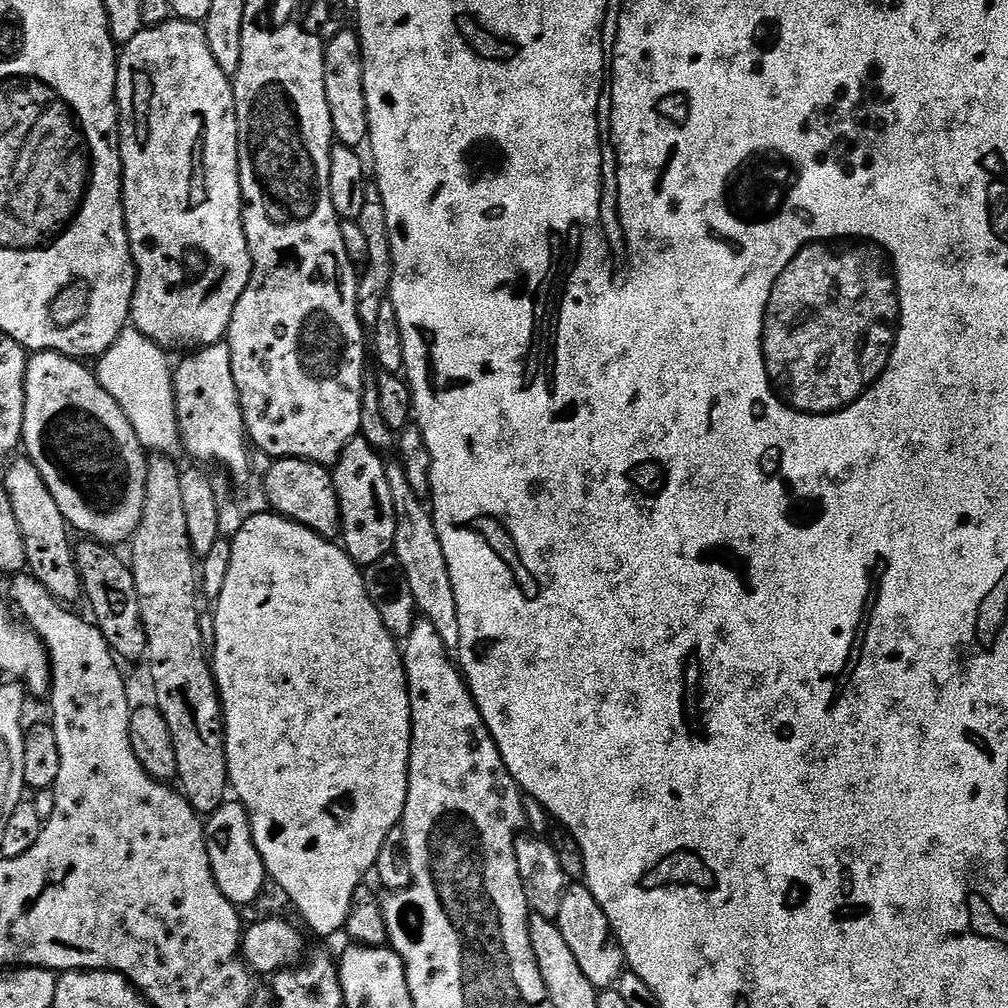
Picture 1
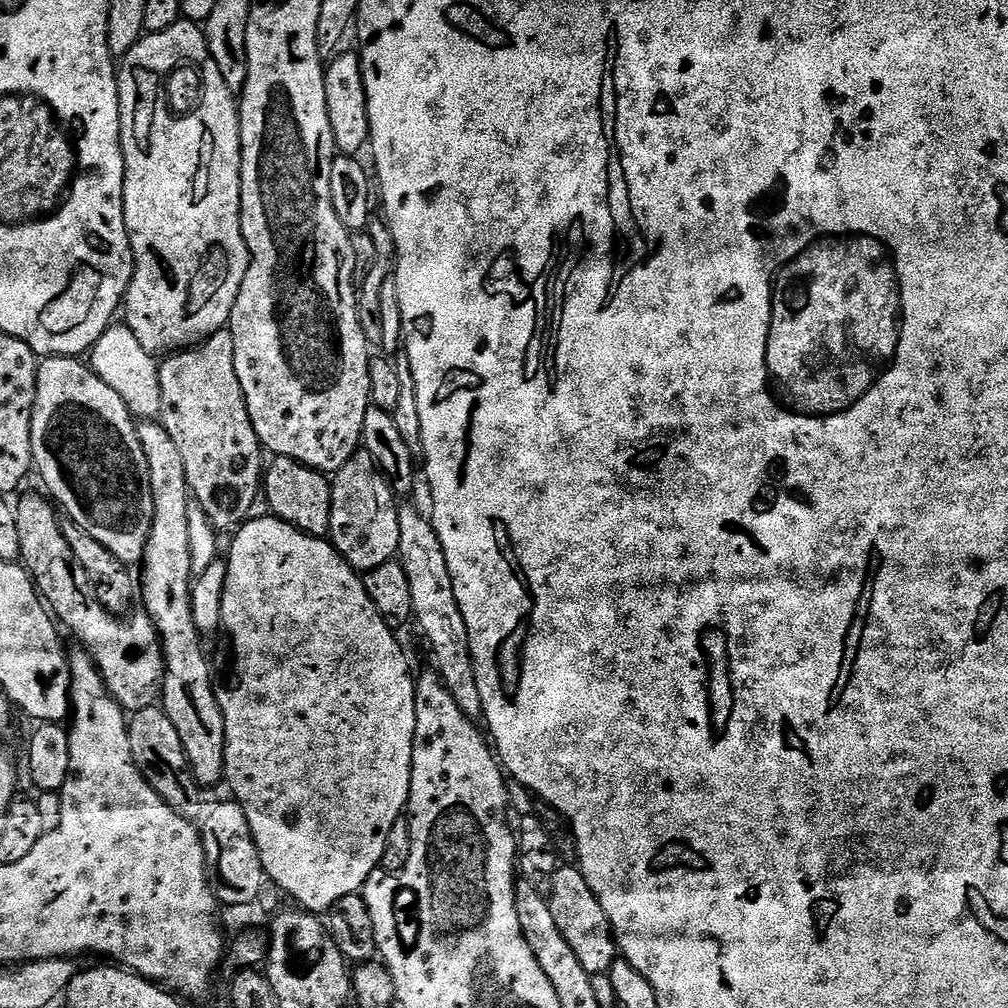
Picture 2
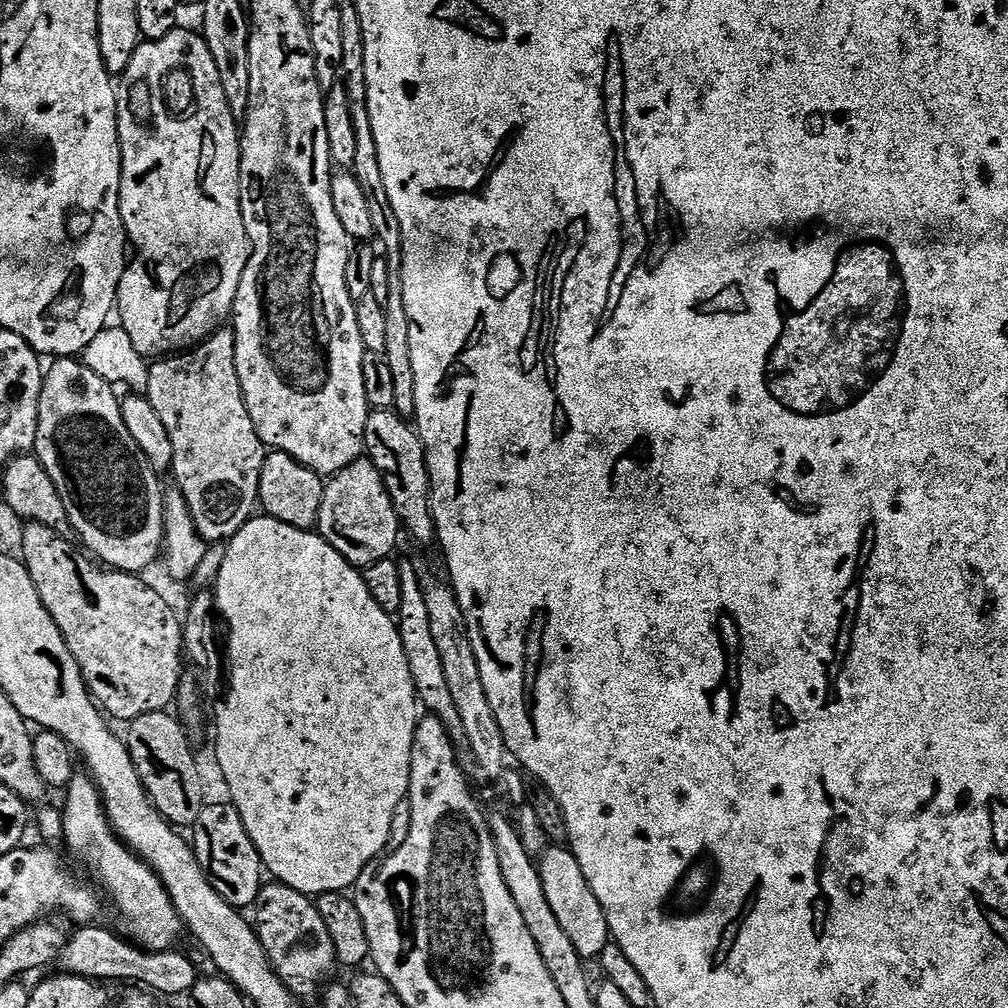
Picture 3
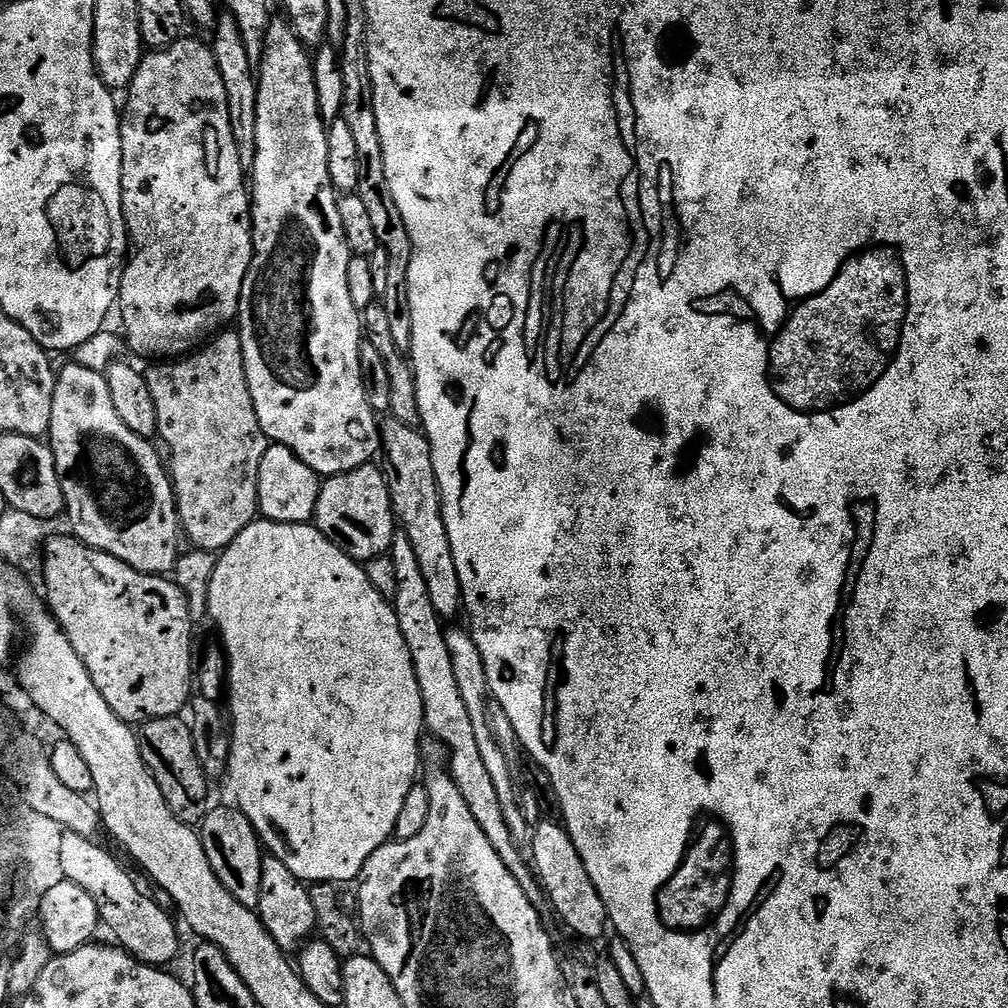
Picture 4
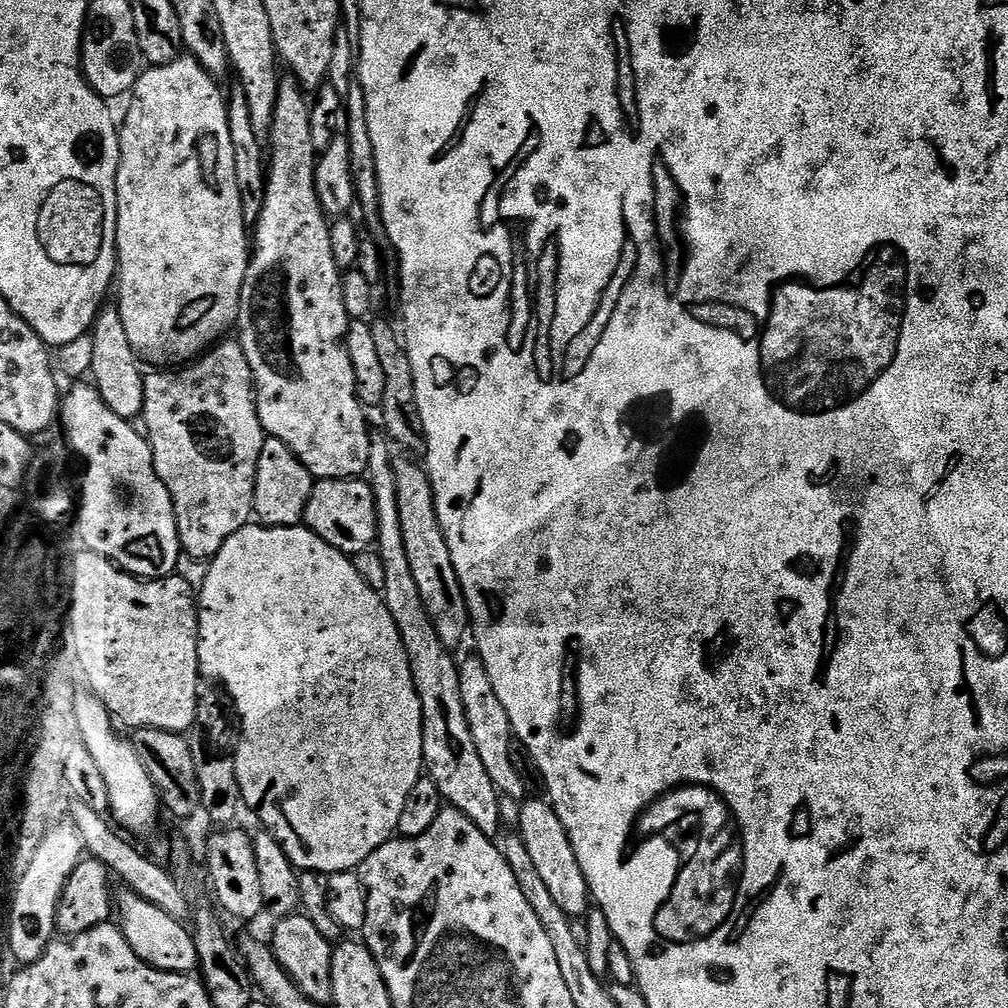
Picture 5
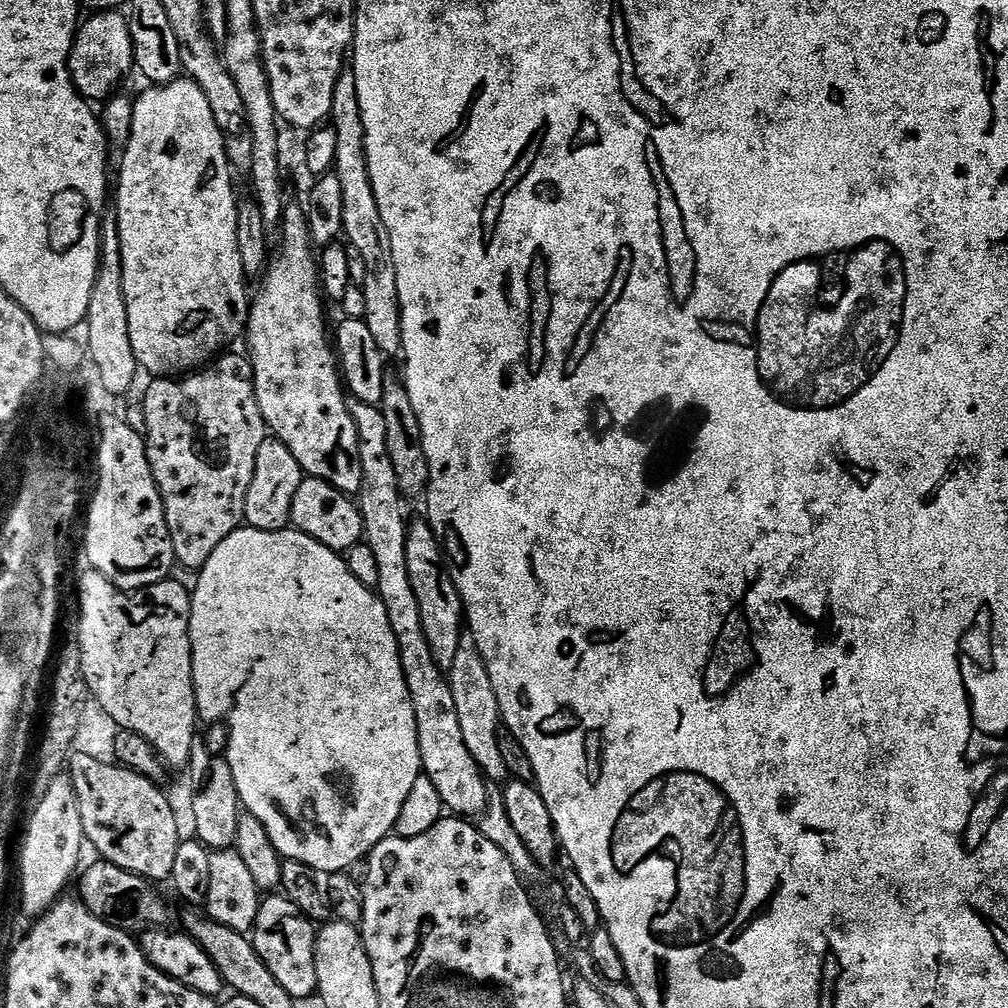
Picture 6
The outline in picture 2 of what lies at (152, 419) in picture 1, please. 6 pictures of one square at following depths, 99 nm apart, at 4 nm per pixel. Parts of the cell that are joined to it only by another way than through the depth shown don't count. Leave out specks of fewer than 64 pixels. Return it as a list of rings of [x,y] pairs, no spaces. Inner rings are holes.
[[[113,323],[104,333],[102,338],[98,338],[98,342],[90,350],[90,367],[96,373],[98,378],[102,378],[102,382],[106,382],[106,386],[110,386],[110,390],[114,390],[122,398],[122,402],[126,402],[129,412],[136,418],[156,418],[160,415],[160,364],[157,357],[142,346],[142,342],[138,342],[138,338],[134,338],[132,331],[128,329],[127,323]]]

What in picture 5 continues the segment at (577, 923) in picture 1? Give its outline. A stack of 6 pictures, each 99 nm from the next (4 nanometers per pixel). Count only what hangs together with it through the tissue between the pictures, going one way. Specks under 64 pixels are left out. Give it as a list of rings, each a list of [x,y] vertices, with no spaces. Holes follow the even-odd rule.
[[[544,800],[523,801],[524,809],[520,812],[520,828],[518,835],[524,840],[526,850],[532,857],[534,866],[542,876],[543,882],[549,887],[554,902],[570,918],[584,918],[590,909],[590,893],[588,891],[588,880],[580,864],[576,860],[576,850],[572,846],[569,825],[560,821],[560,816]]]

